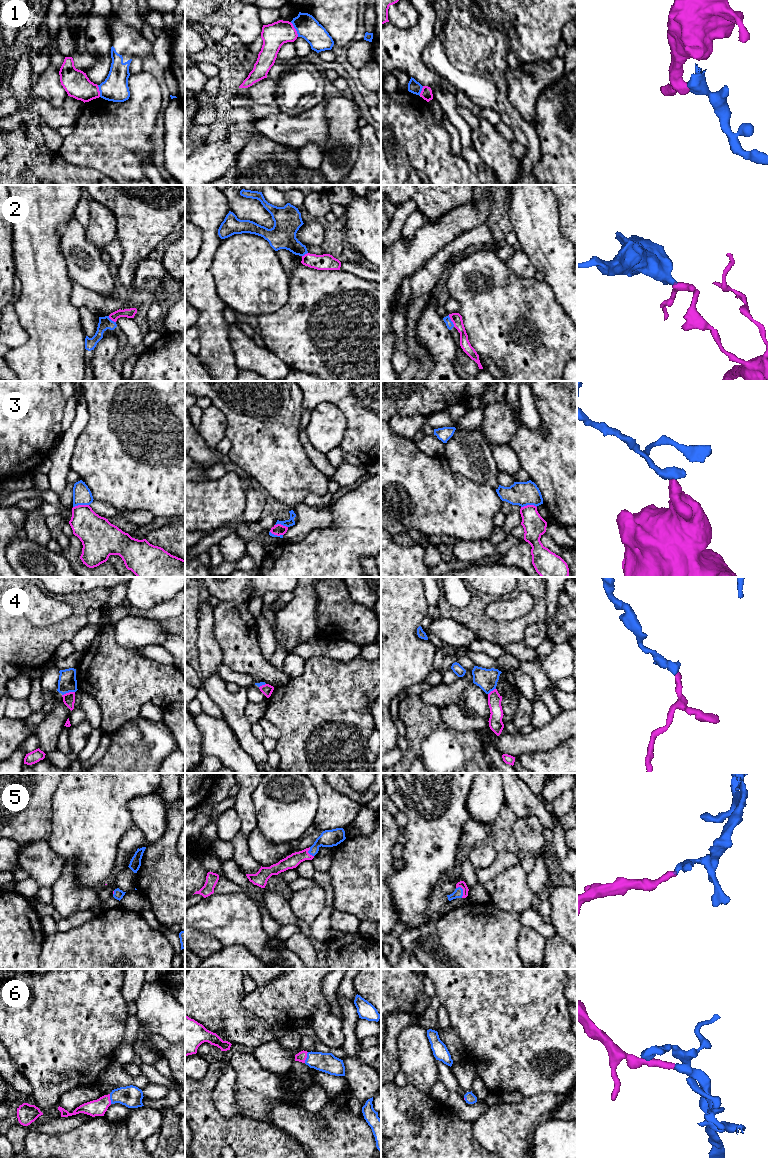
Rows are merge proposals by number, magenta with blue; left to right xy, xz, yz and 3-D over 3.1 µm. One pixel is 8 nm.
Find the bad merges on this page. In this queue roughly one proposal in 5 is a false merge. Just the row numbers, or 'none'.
1, 2, 3, 4

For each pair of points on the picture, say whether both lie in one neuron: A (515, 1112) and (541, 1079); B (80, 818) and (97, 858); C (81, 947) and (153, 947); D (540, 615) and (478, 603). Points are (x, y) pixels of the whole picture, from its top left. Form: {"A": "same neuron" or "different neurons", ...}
{"A": "different neurons", "B": "same neuron", "C": "same neuron", "D": "same neuron"}

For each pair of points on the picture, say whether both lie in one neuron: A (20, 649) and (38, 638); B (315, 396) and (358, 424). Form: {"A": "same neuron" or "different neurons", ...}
{"A": "same neuron", "B": "same neuron"}

